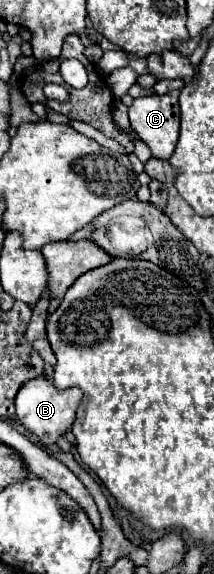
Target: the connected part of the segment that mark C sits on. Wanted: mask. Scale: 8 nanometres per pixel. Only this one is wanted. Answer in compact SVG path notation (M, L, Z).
M172 90L164 96L146 96L146 98L136 98L130 106L130 126L138 134L140 140L144 140L152 156L168 160L172 156L172 150L176 148L178 142L178 124L180 124L180 108L178 108L178 94L180 90Z

